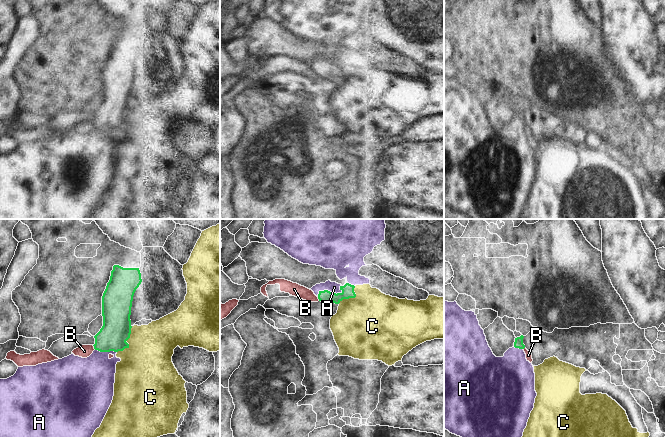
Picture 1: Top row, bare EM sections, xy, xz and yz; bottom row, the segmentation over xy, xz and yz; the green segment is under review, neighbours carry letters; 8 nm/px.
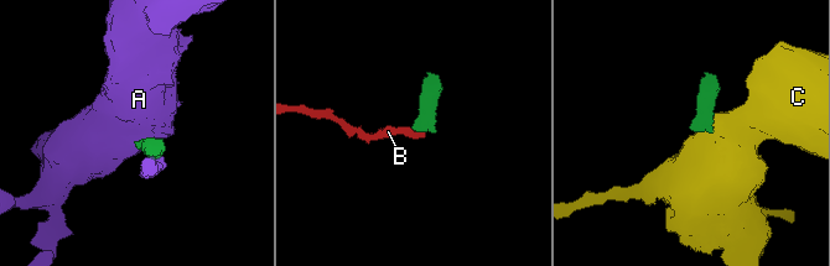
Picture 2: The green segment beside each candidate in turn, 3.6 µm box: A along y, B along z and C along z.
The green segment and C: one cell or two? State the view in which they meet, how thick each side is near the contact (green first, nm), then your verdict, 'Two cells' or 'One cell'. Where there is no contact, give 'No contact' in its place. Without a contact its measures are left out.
Touches green in xy. Thickness 240 nm (green) against 420 nm. Two cells.

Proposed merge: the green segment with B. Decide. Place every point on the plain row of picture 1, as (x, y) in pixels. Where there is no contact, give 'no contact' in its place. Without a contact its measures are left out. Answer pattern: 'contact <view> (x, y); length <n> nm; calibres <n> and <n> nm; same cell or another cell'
contact xy (94, 123); length 50 nm; calibres 240 and 110 nm; another cell

